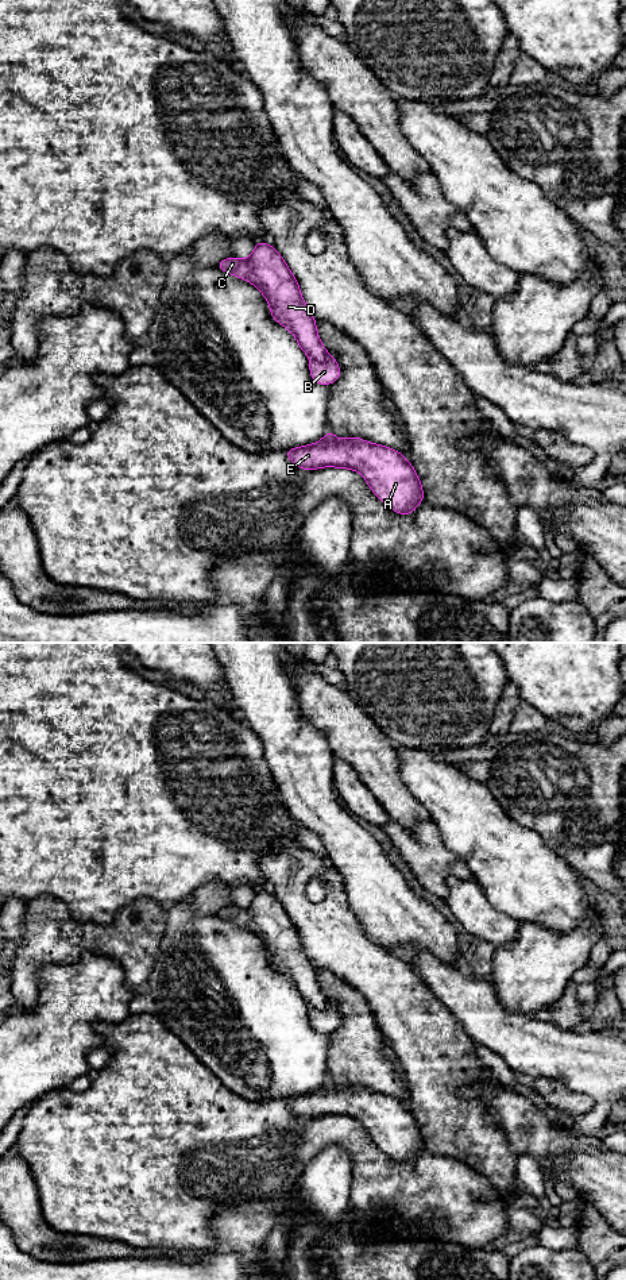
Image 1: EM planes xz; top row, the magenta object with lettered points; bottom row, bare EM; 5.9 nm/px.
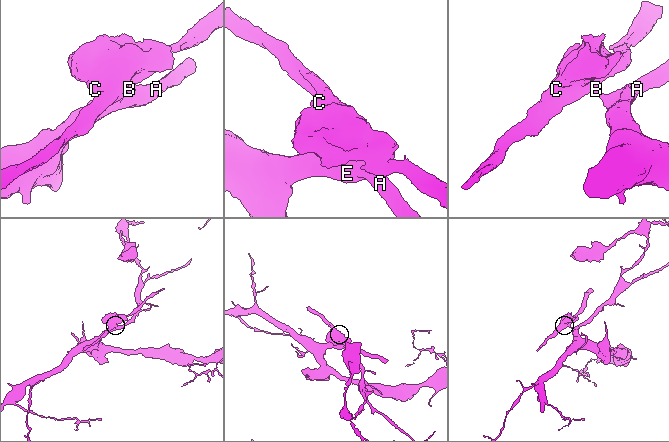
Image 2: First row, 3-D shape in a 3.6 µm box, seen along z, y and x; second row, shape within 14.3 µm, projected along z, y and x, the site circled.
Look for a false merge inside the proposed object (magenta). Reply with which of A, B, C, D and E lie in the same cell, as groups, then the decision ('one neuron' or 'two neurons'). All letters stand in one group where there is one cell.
groups A B E / C D; two neurons

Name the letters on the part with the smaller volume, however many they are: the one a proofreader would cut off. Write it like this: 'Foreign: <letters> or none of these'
Foreign: C, D

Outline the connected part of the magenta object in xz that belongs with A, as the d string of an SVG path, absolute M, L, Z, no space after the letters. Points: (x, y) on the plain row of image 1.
M331 1077L314 1092L283 1099L300 1117L351 1117L360 1121L374 1142L399 1163L411 1163L425 1148L411 1111L398 1099L360 1086L339 1088Z

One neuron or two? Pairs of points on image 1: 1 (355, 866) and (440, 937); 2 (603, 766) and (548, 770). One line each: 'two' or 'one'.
1: one
2: one

